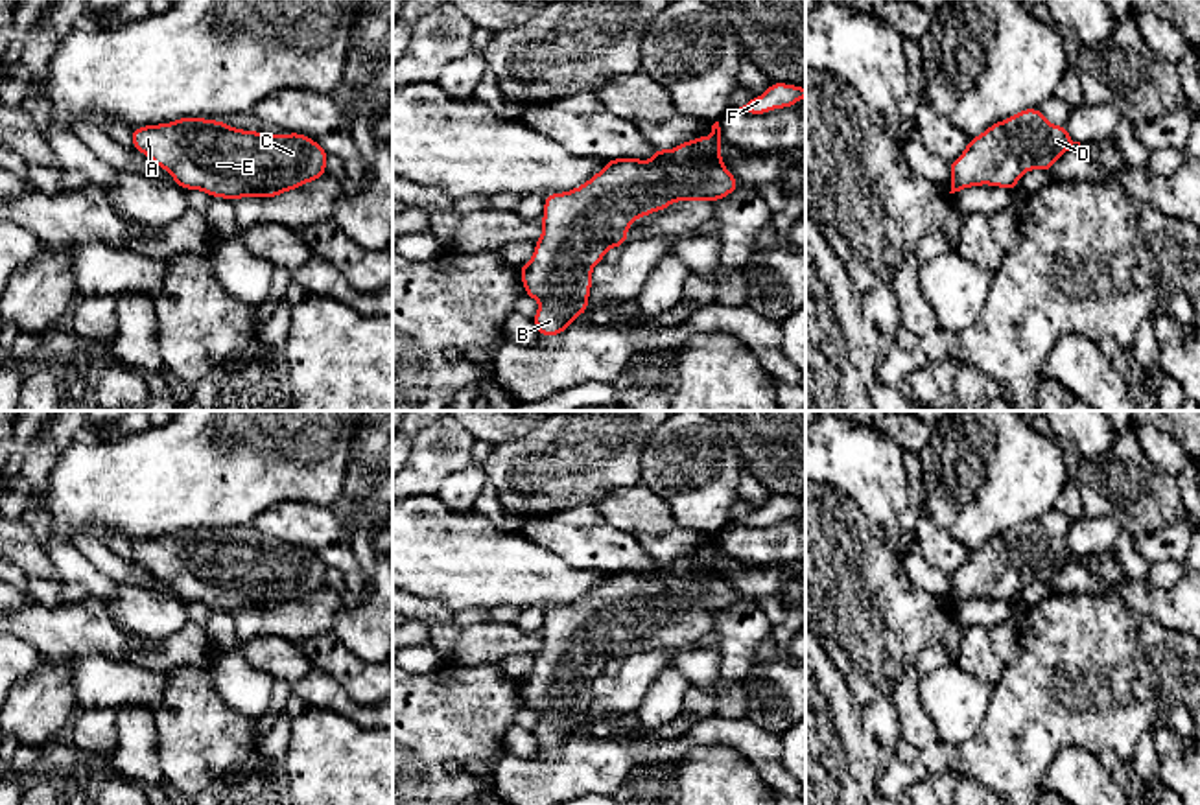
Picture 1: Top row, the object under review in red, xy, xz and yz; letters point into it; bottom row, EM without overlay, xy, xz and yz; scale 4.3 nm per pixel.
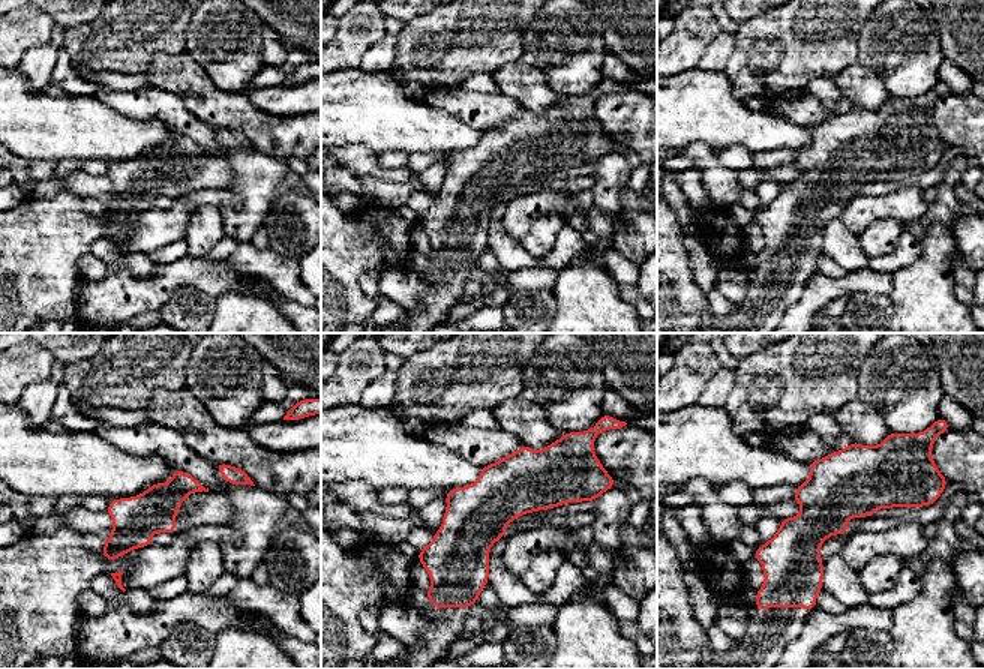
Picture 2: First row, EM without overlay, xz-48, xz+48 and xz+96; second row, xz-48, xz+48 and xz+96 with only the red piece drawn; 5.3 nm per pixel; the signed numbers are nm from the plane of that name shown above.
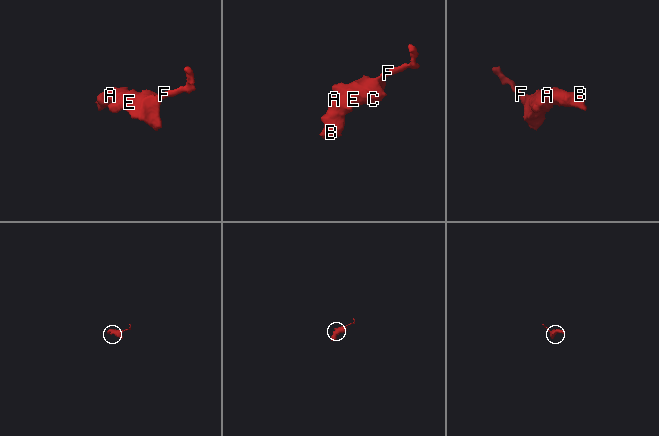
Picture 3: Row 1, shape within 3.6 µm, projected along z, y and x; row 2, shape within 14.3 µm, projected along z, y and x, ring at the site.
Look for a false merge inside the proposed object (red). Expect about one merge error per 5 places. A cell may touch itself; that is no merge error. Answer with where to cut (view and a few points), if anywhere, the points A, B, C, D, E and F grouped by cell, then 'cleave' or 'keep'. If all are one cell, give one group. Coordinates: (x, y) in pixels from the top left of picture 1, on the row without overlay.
no cut | A B C D E F | keep

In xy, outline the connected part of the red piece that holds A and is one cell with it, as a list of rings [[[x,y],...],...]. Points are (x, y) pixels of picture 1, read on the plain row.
[[[179,531],[131,543],[133,560],[186,602],[212,610],[276,610],[326,588],[328,566],[299,545],[264,547],[218,532]]]

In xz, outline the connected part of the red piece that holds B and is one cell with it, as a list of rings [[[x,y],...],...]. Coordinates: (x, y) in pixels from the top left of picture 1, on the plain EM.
[[[712,538],[712,549],[699,549],[671,564],[653,562],[653,573],[614,571],[582,599],[544,610],[542,648],[535,656],[533,671],[520,680],[525,707],[540,715],[533,735],[540,748],[560,748],[573,733],[588,724],[592,682],[603,674],[610,659],[623,659],[627,643],[636,630],[660,624],[676,613],[713,615],[739,595],[721,571],[721,540]]]

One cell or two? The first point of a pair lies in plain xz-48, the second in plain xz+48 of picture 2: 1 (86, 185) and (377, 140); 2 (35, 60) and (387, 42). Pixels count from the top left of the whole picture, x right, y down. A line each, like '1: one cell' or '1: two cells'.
1: two cells
2: one cell

